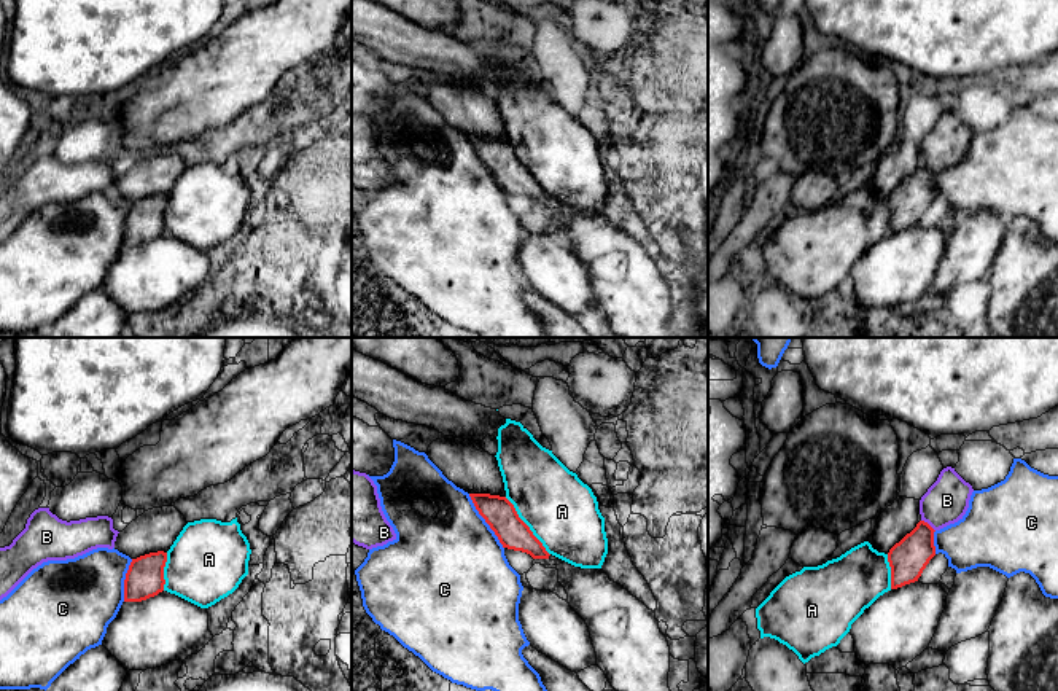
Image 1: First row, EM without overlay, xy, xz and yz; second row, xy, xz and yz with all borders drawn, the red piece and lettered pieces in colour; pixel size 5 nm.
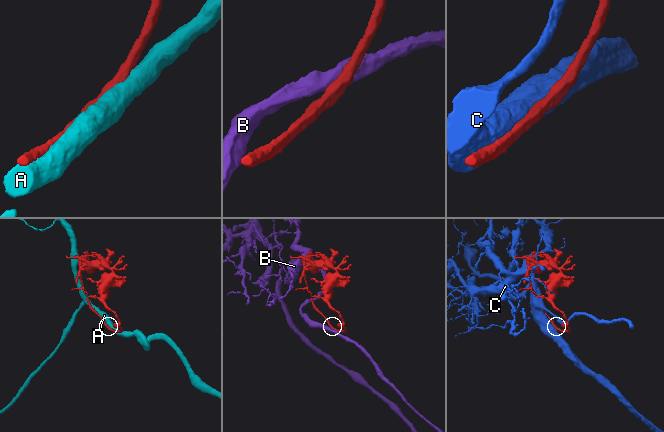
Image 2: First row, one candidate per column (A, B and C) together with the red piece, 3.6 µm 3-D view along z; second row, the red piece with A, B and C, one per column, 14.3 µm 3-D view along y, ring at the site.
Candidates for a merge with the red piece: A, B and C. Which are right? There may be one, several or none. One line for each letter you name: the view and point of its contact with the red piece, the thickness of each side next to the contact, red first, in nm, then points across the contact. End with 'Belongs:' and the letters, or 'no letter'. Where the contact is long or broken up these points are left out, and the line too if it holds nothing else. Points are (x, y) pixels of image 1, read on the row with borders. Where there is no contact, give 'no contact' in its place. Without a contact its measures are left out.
Belongs: no letter

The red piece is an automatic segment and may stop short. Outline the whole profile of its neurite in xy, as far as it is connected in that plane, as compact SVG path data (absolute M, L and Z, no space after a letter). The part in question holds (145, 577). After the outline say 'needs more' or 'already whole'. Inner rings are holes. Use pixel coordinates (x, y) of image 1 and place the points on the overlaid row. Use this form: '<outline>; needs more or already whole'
M162 506L145 511L118 533L115 549L132 559L124 602L142 602L164 591L167 551L186 524L175 506Z; needs more

